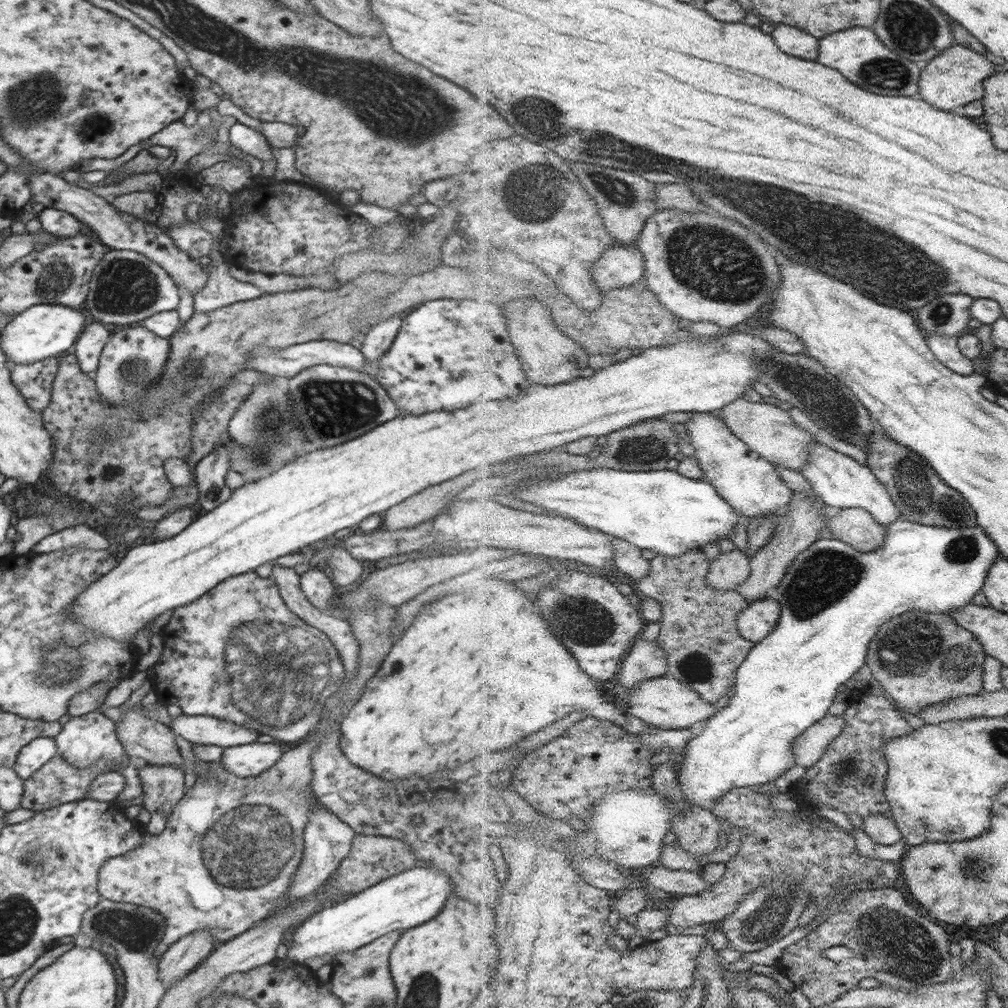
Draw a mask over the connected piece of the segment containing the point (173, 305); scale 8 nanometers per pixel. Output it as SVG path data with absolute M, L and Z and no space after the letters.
M132 250L108 251L94 268L89 290L83 309L106 324L132 325L158 312L177 310L180 306L178 285L158 264Z

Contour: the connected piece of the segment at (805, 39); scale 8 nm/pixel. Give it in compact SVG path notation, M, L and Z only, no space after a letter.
M780 23L776 25L773 36L788 54L811 61L818 61L821 57L821 40L807 30Z

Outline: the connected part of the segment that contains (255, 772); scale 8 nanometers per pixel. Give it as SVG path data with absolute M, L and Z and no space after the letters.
M258 742L223 749L220 762L224 769L240 778L258 777L283 757L280 746Z

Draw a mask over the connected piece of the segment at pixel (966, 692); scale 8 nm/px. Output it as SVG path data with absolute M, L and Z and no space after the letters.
M911 610L886 623L871 642L869 664L876 678L909 716L922 717L926 707L942 705L959 696L976 696L984 690L983 643L950 614Z

